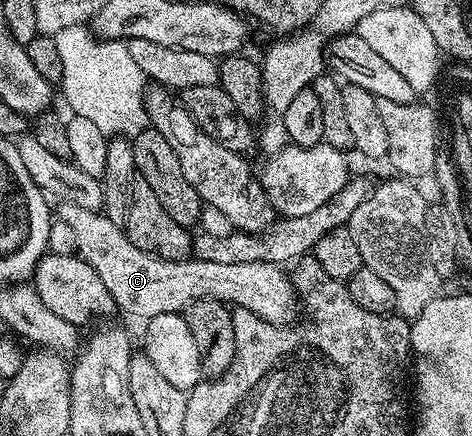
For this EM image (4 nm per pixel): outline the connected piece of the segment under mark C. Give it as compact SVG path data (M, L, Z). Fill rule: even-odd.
M62 203L57 208L57 218L72 229L78 246L77 254L92 269L112 299L119 312L135 315L139 321L160 317L160 313L185 312L186 306L197 299L215 299L234 307L243 307L256 317L269 323L286 325L291 322L296 307L296 292L289 274L286 275L277 263L221 264L193 257L185 259L162 259L145 251L126 236L123 228L117 227L101 211L80 209L80 205Z

